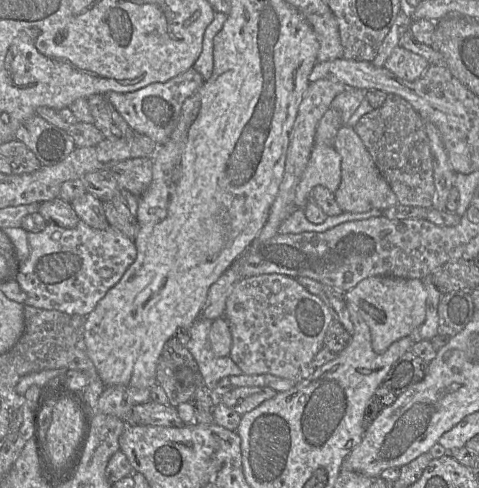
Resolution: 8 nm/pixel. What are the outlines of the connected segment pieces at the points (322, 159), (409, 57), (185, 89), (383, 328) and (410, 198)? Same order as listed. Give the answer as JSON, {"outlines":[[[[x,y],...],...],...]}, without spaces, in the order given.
{"outlines":[[[[314,144],[307,167],[295,193],[295,209],[303,209],[311,200],[315,186],[324,186],[335,194],[341,183],[341,156],[333,146]]],[[[397,46],[386,60],[384,67],[397,77],[412,82],[420,78],[429,65],[422,56]]],[[[191,67],[186,72],[163,83],[152,83],[139,90],[127,93],[109,92],[106,99],[120,113],[135,132],[151,138],[157,145],[164,144],[179,121],[182,106],[202,85],[204,79]]],[[[372,276],[345,293],[345,302],[356,307],[370,328],[374,352],[381,354],[395,341],[410,336],[426,318],[427,290],[422,279]]],[[[387,94],[383,105],[362,116],[353,129],[392,188],[398,203],[432,208],[435,184],[430,142],[425,121],[412,105],[396,94]]]]}

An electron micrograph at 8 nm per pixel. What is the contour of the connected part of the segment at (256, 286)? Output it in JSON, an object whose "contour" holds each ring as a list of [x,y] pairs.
{"contour":[[[282,274],[242,278],[227,298],[223,317],[228,322],[232,335],[229,357],[243,374],[271,374],[293,382],[306,379],[316,369],[313,359],[324,347],[326,332],[334,320],[327,305],[317,295],[310,293],[295,278]]]}

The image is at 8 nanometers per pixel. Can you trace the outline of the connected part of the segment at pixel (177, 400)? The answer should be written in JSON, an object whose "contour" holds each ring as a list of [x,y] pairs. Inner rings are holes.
{"contour":[[[175,336],[162,349],[157,364],[156,382],[164,389],[168,404],[173,407],[190,402],[196,388],[203,383],[195,359]]]}

